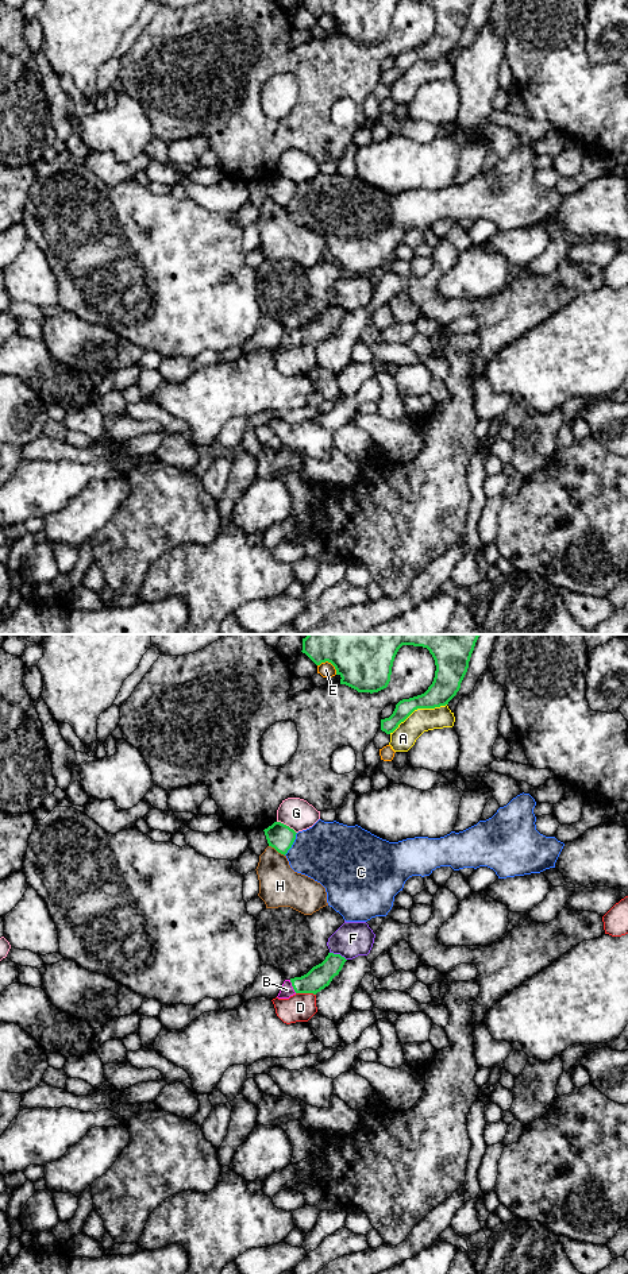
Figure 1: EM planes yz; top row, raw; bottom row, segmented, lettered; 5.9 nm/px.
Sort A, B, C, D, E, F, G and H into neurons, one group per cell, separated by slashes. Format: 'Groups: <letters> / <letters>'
Groups: A / B / C / D / E / F / G / H

